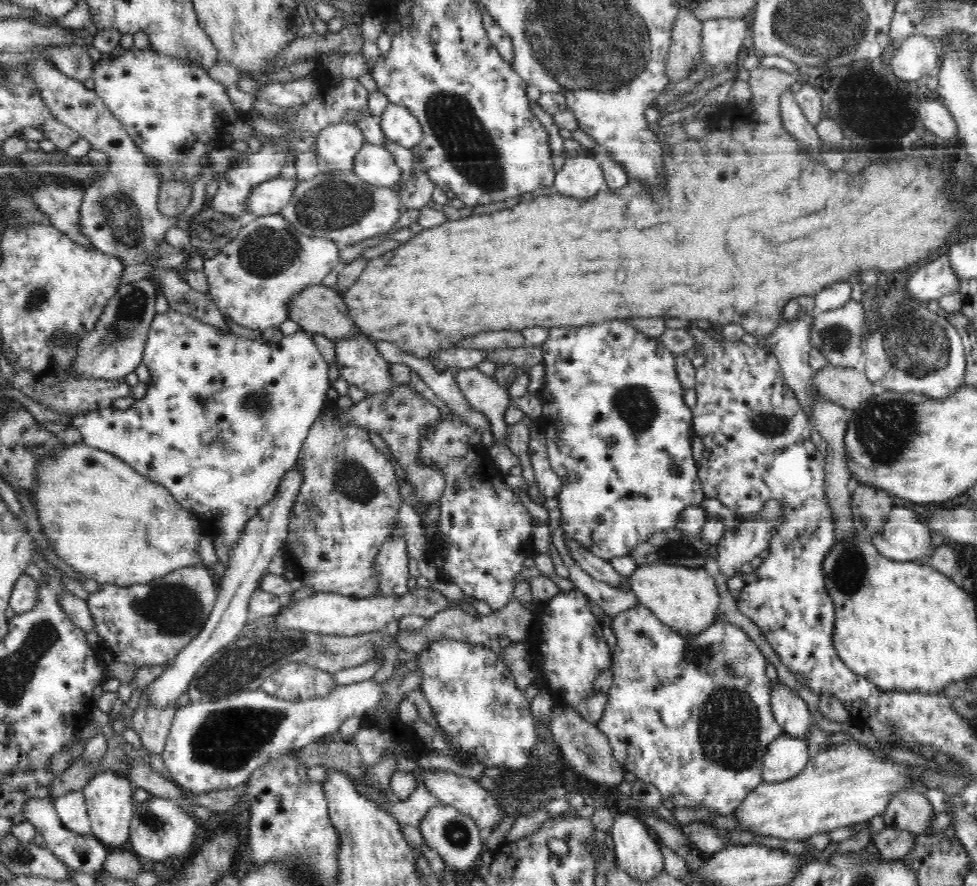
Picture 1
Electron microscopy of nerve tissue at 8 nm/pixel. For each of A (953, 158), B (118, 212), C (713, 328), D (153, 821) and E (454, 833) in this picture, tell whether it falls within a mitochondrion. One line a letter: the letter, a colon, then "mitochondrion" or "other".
A: other
B: mitochondrion
C: other
D: mitochondrion
E: mitochondrion

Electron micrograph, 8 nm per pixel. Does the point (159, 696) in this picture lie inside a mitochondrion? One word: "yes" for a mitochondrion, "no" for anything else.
no

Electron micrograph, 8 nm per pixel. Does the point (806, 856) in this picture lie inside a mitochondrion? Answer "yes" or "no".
no

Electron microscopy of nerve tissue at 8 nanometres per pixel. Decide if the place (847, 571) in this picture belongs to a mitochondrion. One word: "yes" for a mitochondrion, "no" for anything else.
yes

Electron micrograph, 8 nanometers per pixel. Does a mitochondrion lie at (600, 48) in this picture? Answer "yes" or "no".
yes

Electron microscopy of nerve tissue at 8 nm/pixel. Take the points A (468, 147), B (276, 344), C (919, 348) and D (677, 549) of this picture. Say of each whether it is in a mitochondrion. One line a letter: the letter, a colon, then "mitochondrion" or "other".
A: mitochondrion
B: other
C: mitochondrion
D: mitochondrion

